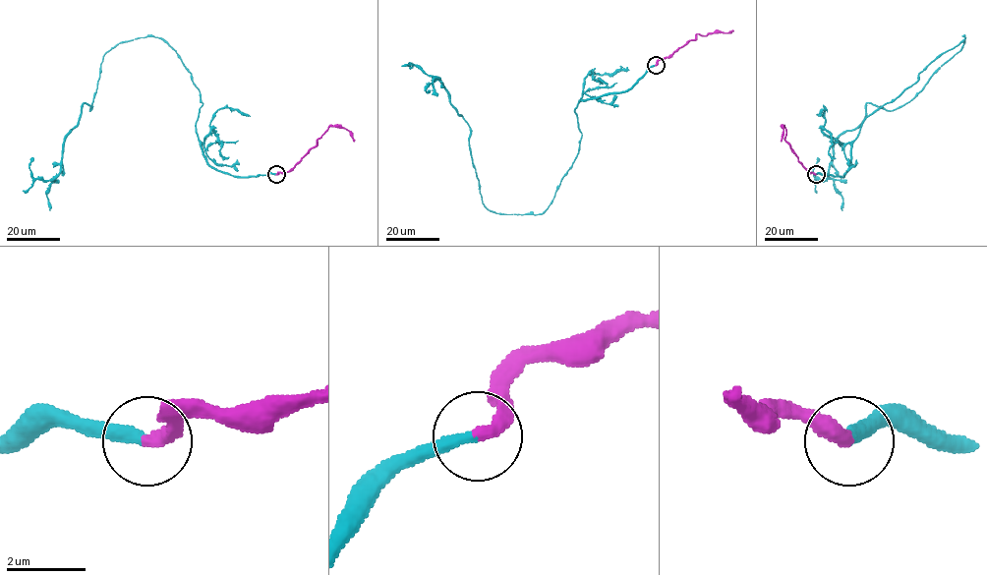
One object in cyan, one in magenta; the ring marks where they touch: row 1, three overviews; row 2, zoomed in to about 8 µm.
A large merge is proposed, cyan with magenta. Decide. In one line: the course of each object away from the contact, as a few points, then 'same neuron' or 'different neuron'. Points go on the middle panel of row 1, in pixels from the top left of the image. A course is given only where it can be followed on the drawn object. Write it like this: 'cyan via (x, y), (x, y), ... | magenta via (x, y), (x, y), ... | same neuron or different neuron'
cyan via (655, 65), (624, 91), (581, 100), (578, 152), (534, 214), (485, 206), (470, 128), (438, 79), (411, 67) | magenta via (655, 65), (693, 40), (697, 33), (733, 29) | same neuron

